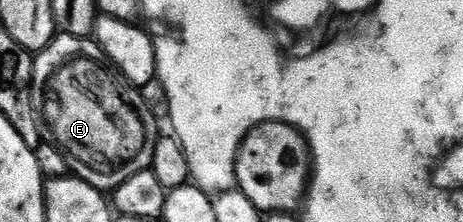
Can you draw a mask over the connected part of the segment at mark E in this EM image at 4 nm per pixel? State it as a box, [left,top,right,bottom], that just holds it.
[32,34,158,192]

